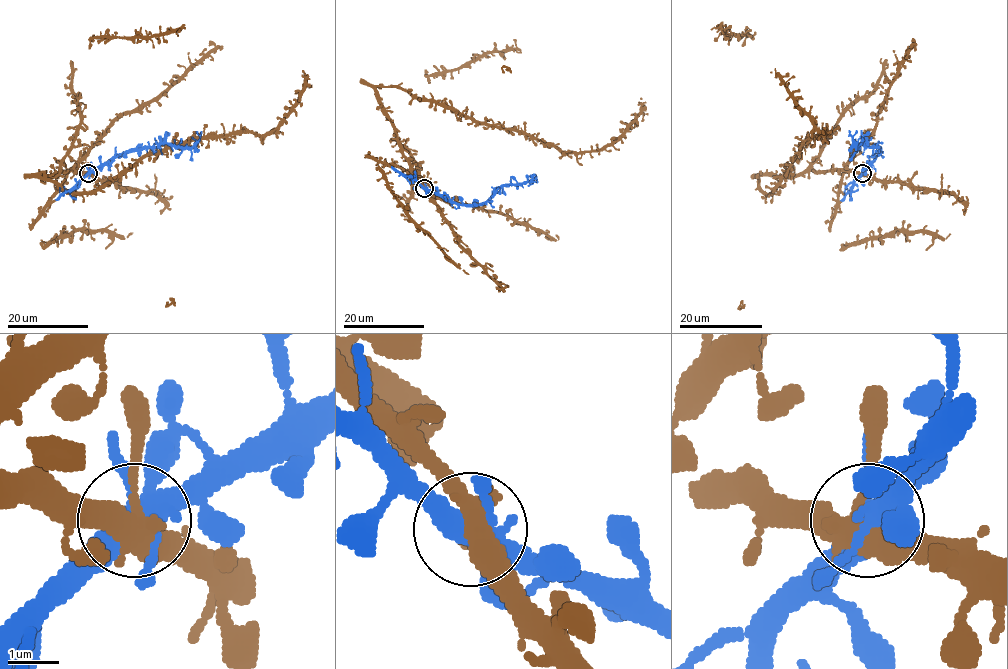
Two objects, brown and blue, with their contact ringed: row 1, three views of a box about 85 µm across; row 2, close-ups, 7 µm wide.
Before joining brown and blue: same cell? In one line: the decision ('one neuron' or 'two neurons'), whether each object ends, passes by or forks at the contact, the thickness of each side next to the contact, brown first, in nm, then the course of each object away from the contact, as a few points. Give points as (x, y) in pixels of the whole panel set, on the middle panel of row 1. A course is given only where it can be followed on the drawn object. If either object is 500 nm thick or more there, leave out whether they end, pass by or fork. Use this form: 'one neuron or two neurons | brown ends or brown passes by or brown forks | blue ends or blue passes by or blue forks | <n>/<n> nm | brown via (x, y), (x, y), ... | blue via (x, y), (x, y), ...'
one neuron | brown forks | blue forks | 400/400 nm | brown via (424, 188), (376, 86), (401, 88), (482, 123), (584, 152), (604, 149), (631, 124), (641, 97) | blue via (424, 188), (455, 203), (480, 204), (499, 188), (536, 178), (531, 175)

